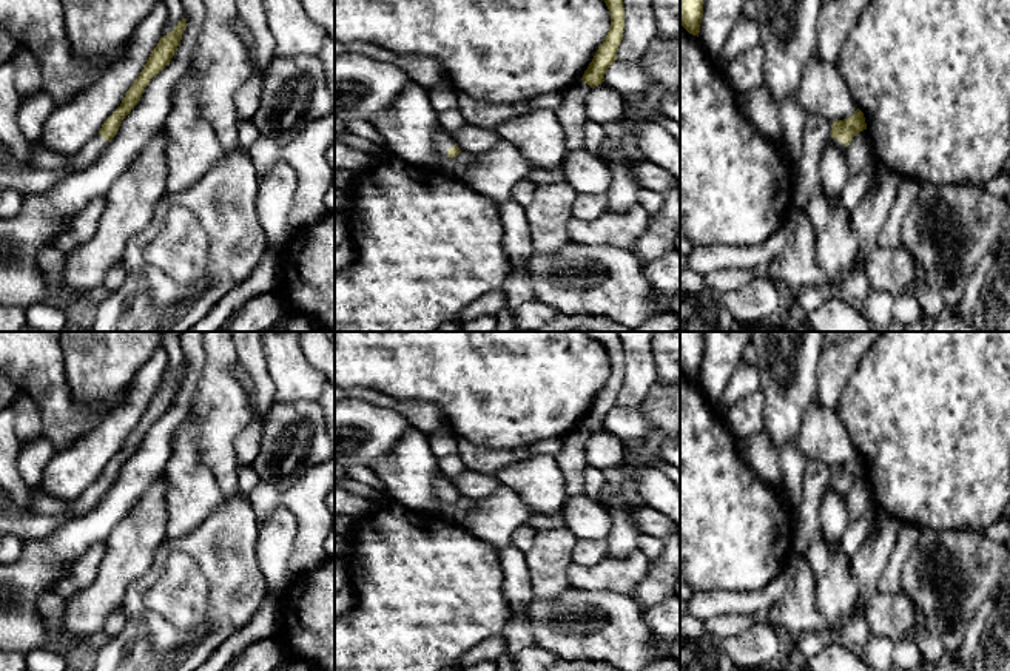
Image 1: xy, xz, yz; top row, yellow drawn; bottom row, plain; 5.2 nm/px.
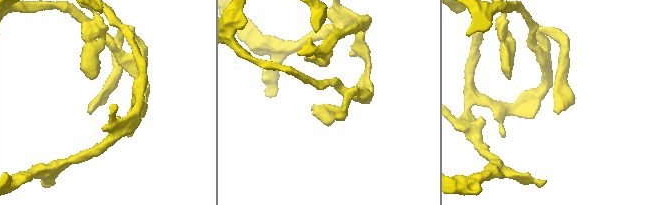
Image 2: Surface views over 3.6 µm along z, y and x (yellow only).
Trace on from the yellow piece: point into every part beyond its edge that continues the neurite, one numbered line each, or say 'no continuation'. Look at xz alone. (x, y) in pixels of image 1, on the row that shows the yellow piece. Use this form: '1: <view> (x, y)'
1: xz (443, 141)

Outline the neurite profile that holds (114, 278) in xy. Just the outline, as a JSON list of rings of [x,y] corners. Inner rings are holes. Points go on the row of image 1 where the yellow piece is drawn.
[[[122,264],[116,265],[106,273],[102,293],[114,293],[123,285],[125,278],[126,271],[123,265]]]

